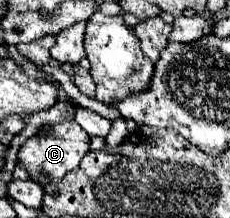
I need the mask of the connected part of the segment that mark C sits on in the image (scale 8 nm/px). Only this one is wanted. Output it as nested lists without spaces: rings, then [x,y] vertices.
[[[57,122],[57,124],[49,124],[43,128],[43,136],[31,136],[21,148],[19,148],[19,162],[27,168],[29,176],[37,182],[47,180],[47,178],[63,178],[67,172],[79,168],[81,158],[89,152],[89,134],[75,122]]]

